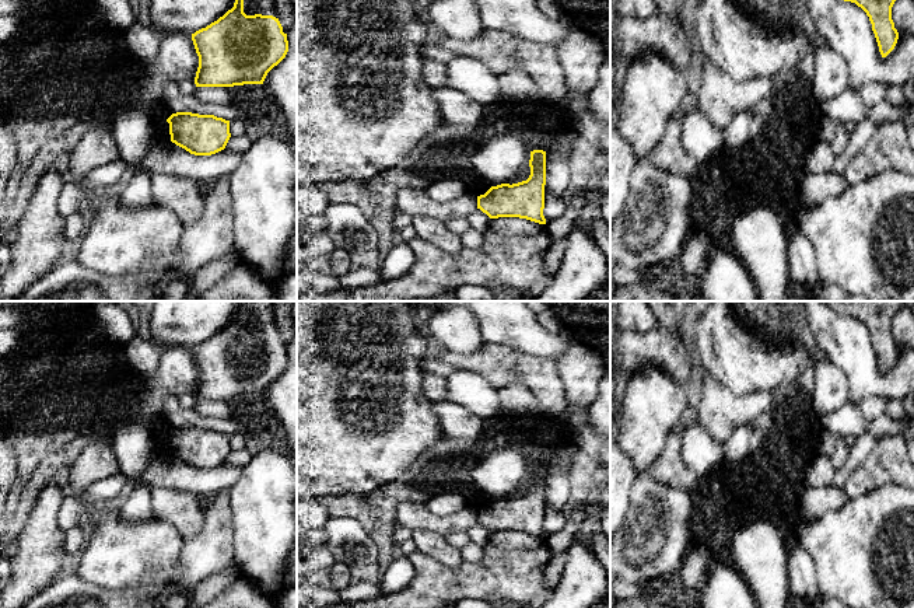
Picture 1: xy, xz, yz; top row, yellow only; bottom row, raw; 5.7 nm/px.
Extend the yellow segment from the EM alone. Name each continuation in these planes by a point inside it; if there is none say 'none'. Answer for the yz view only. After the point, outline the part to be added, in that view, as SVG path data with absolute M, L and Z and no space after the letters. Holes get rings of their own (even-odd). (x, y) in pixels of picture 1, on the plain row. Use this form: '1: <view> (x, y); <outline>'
none

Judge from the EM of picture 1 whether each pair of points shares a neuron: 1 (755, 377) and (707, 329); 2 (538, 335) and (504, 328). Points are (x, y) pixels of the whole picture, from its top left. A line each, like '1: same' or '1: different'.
1: same
2: same

